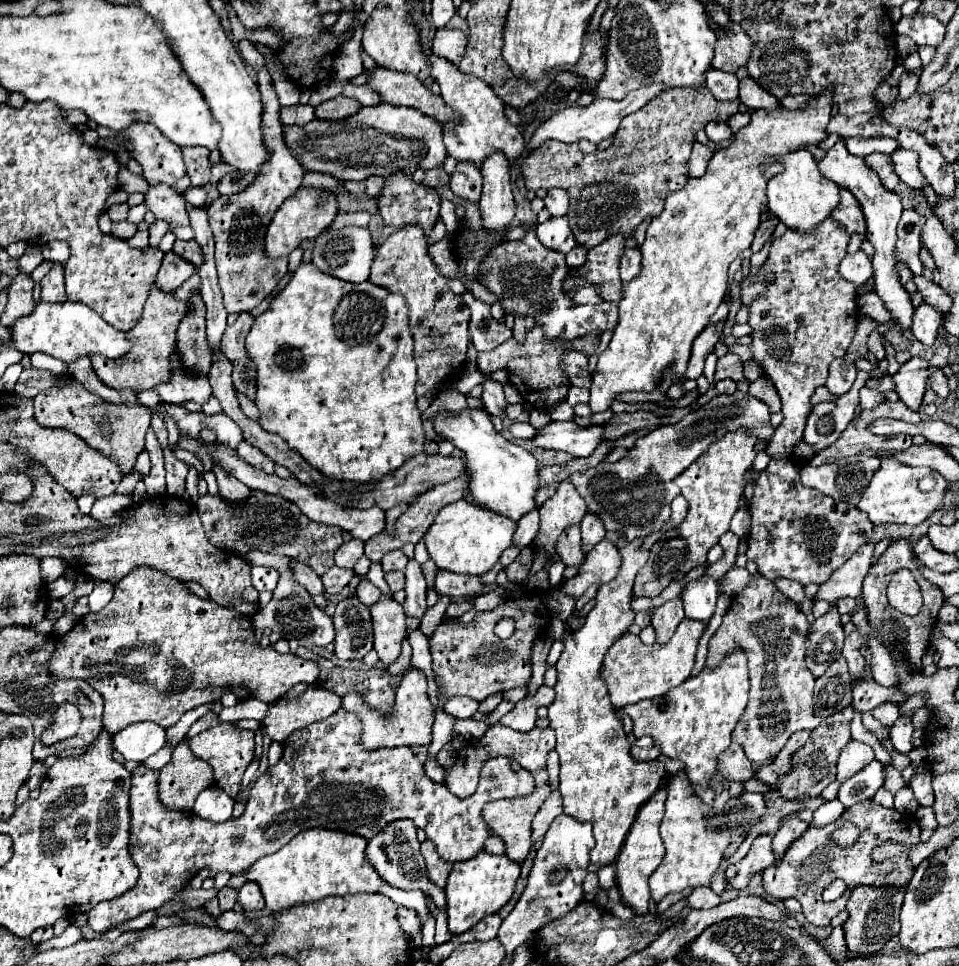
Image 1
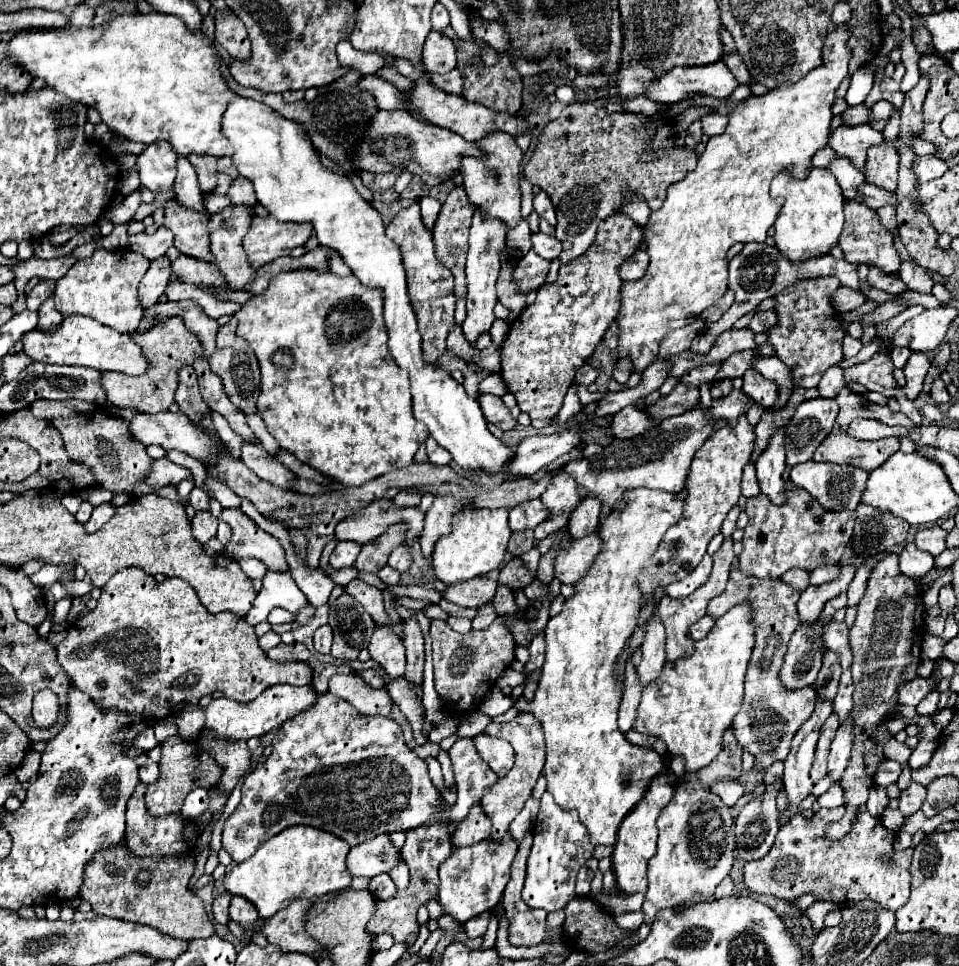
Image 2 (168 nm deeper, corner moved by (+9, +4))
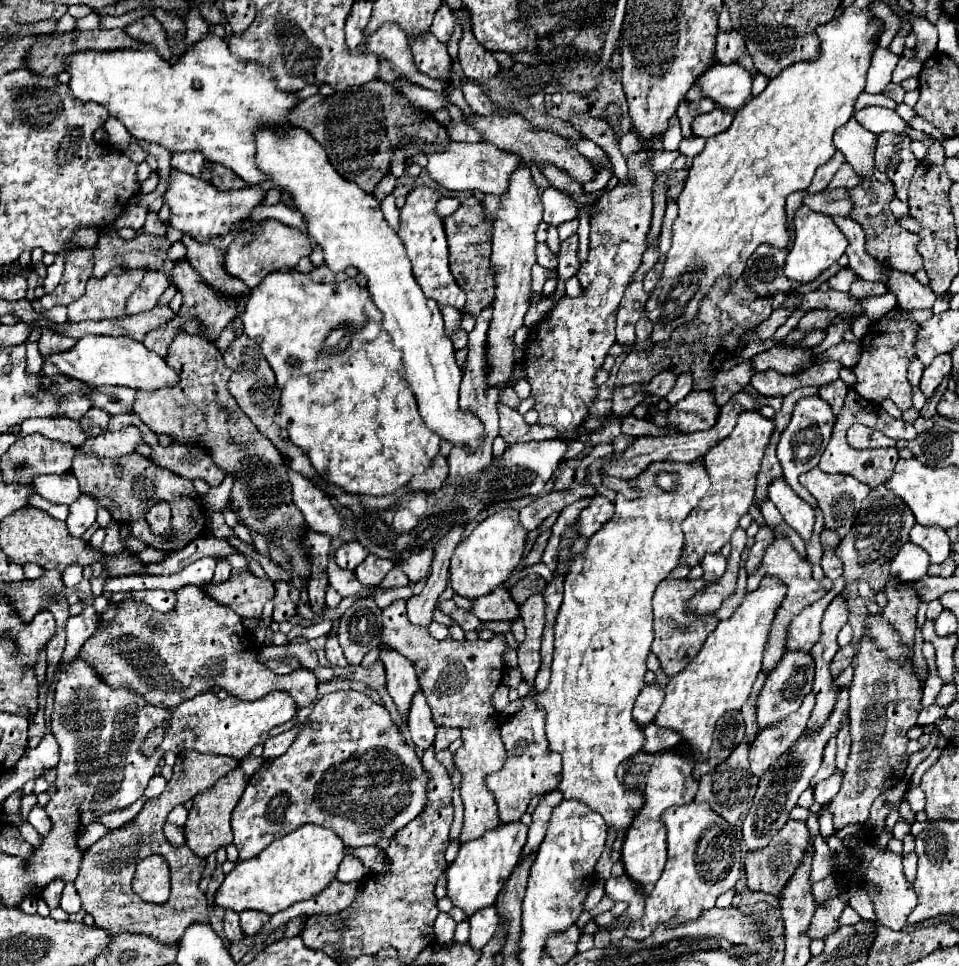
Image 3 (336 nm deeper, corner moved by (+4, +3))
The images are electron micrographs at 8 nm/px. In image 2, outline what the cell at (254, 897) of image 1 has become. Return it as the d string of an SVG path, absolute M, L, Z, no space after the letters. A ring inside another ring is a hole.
M232 897L230 919L240 923L242 927L252 927L256 923L256 919L258 919L258 911L250 901L246 901L242 897Z

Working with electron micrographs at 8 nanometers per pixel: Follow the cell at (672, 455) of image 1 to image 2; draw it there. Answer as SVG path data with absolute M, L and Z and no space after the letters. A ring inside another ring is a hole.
M734 389L728 397L714 399L712 421L706 419L706 411L698 405L690 413L662 421L662 425L652 429L650 433L638 435L634 439L614 439L612 445L608 445L600 455L594 455L590 459L582 457L582 459L568 461L564 469L576 479L578 485L582 485L588 491L588 495L600 499L602 503L608 503L610 507L622 503L622 495L638 487L680 493L686 485L686 471L690 471L690 459L702 447L706 437L714 433L712 423L724 417L728 423L734 425L738 415L744 413L746 403L748 403L746 393Z

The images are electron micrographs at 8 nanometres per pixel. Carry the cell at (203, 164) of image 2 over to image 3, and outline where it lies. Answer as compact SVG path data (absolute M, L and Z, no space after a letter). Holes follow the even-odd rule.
M219 164L211 166L211 184L221 188L221 190L239 190L239 188L245 188L245 182L235 172L231 172L229 168L219 166Z

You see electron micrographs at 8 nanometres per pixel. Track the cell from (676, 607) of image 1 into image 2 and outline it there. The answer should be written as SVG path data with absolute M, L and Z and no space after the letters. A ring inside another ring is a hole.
M654 615L646 625L646 635L642 643L642 663L636 669L640 687L644 689L650 683L654 683L654 679L658 679L658 673L662 671L664 665L666 665L664 625L658 619L658 615Z

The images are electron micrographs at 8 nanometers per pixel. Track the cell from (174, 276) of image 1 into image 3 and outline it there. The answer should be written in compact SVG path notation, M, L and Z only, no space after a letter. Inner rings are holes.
M149 270L147 276L143 278L141 286L133 292L131 300L127 300L127 312L137 314L137 312L145 312L145 310L155 308L161 294L167 290L167 286L169 286L169 278L165 272Z

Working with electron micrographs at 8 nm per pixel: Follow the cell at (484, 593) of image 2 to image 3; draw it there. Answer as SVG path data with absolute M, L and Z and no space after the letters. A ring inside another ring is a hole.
M501 584L493 592L475 598L471 602L471 612L479 620L515 620L519 616L519 606L511 598L509 590Z

